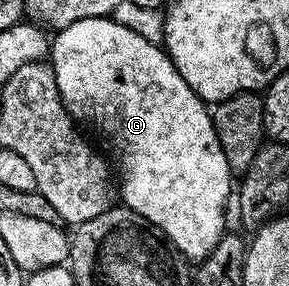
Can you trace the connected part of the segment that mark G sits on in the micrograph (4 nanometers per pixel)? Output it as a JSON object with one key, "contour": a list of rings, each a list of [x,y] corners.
{"contour":[[[89,17],[81,21],[73,21],[73,25],[58,28],[54,35],[55,40],[52,43],[50,40],[49,43],[49,62],[57,77],[57,89],[61,93],[65,109],[71,114],[72,119],[81,121],[81,123],[83,119],[84,128],[92,127],[99,135],[111,135],[111,147],[115,150],[116,164],[114,163],[114,166],[117,171],[117,166],[119,166],[119,171],[123,174],[123,183],[121,179],[122,202],[130,211],[141,213],[141,217],[153,221],[153,225],[157,225],[157,229],[166,233],[169,241],[173,241],[173,245],[177,245],[177,249],[182,255],[186,255],[188,260],[202,261],[206,255],[213,253],[217,241],[225,233],[226,227],[223,226],[227,223],[227,198],[230,195],[232,198],[233,195],[233,173],[225,161],[225,153],[221,153],[221,141],[215,132],[208,104],[199,99],[197,93],[193,93],[193,89],[189,89],[189,85],[185,85],[185,77],[181,77],[181,73],[177,73],[173,61],[160,44],[145,41],[145,37],[133,33],[133,29],[125,29],[125,25],[121,25],[114,17],[101,19]]]}

